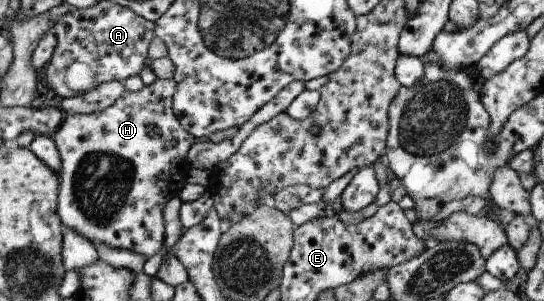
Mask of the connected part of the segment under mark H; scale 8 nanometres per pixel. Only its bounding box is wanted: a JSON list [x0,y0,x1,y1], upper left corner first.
[53,79,196,259]

